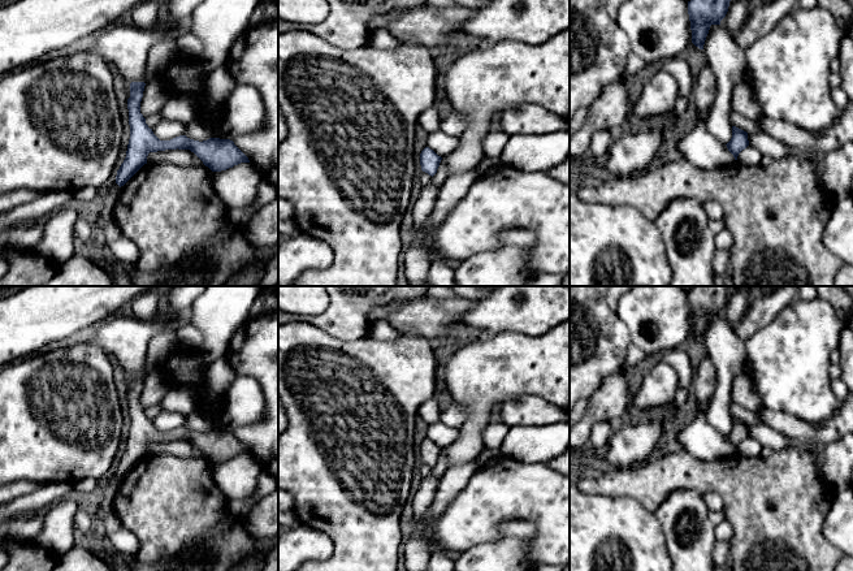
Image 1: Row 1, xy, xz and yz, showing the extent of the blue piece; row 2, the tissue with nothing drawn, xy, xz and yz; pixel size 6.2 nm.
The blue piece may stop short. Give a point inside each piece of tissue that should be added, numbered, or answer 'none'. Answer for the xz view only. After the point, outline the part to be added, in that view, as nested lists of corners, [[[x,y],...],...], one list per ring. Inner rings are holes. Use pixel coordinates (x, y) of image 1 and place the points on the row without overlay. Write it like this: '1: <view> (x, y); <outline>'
none

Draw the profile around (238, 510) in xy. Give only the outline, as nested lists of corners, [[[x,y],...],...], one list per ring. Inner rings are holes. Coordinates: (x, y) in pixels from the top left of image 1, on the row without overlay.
[[[261,471],[257,479],[255,493],[246,499],[228,499],[226,516],[209,531],[211,536],[225,535],[238,524],[247,523],[248,515],[255,505],[265,496],[272,494],[278,488],[278,481],[267,471]]]

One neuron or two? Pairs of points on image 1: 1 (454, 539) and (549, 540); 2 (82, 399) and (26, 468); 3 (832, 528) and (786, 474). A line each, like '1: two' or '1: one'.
1: one
2: one
3: two

